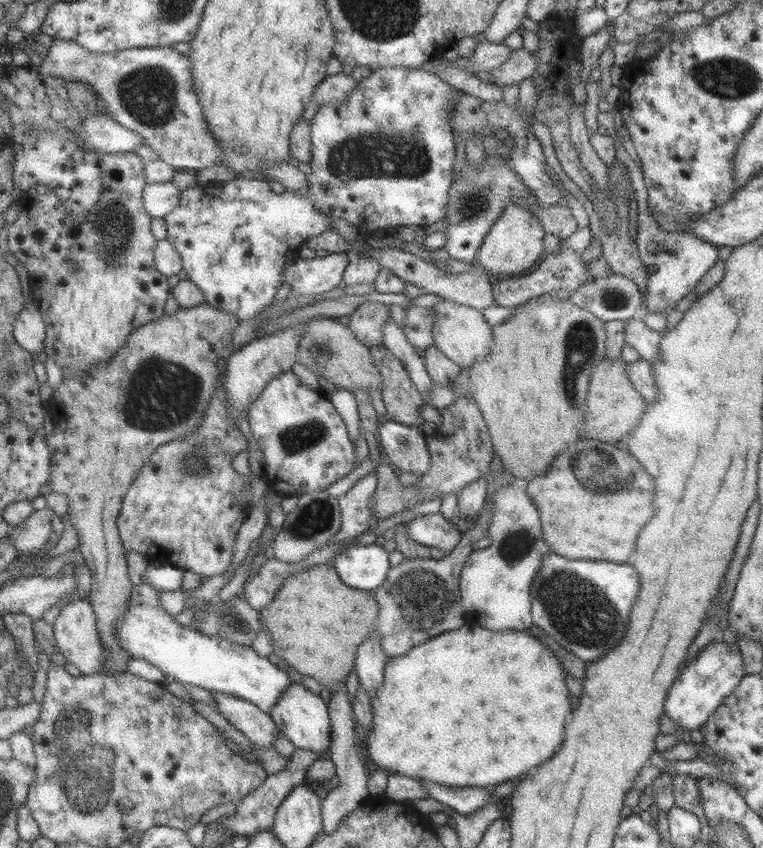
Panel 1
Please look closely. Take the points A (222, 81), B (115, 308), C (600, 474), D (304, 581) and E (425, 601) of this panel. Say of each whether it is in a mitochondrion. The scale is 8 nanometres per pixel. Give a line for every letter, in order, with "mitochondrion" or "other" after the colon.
A: other
B: other
C: mitochondrion
D: other
E: mitochondrion

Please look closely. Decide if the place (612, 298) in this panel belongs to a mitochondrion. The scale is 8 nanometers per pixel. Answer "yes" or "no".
yes

